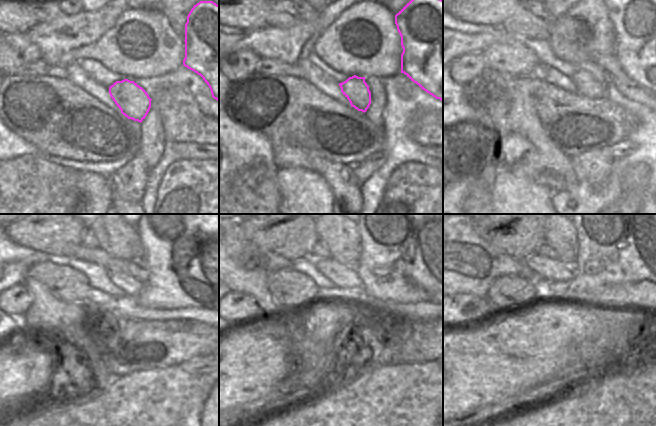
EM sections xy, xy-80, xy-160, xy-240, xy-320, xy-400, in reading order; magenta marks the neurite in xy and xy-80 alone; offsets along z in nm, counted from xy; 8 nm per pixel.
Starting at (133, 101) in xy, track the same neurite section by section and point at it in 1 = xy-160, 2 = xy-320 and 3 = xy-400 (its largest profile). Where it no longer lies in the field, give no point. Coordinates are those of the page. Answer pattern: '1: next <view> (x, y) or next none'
1: next xy-160 (587, 86)
2: next xy-320 (422, 234)
3: next xy-400 (625, 234)

